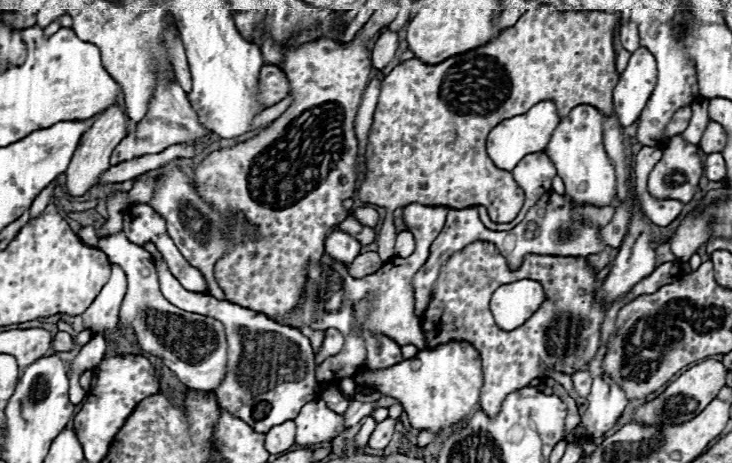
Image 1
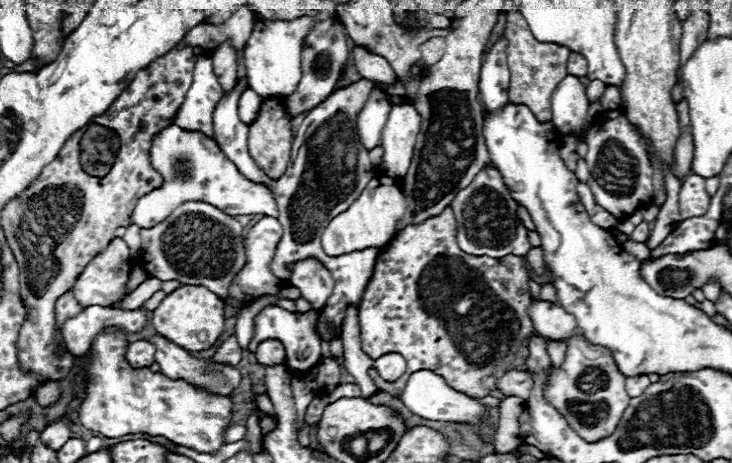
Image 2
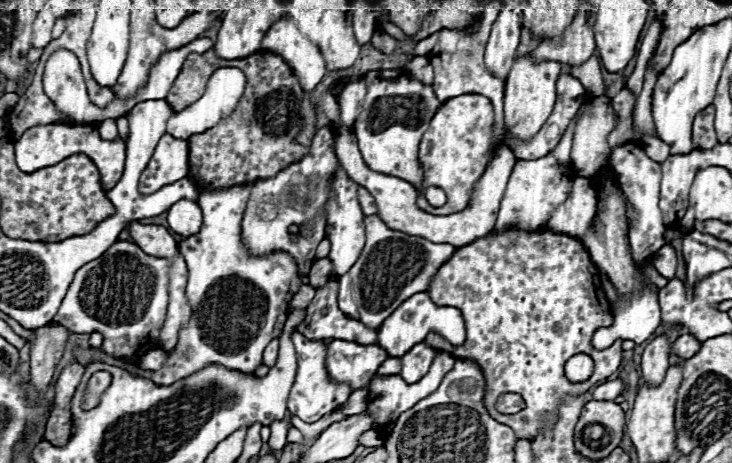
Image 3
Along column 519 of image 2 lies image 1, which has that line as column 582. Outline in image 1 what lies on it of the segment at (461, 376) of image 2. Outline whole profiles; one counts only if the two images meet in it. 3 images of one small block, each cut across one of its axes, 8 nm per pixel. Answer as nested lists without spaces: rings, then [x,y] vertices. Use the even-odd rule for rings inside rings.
[[[474,242],[450,256],[440,268],[428,310],[422,316],[426,346],[436,348],[438,344],[458,340],[472,344],[480,352],[484,364],[482,410],[486,416],[494,418],[510,392],[530,386],[532,380],[548,378],[550,370],[574,374],[590,362],[586,348],[592,346],[596,350],[602,344],[600,328],[606,314],[604,304],[596,302],[600,284],[602,282],[596,280],[596,272],[584,256],[528,254],[518,270],[510,270],[506,258],[492,242]],[[522,278],[540,282],[546,300],[538,312],[530,316],[528,328],[520,328],[520,332],[502,332],[490,316],[488,300],[498,286]]]

